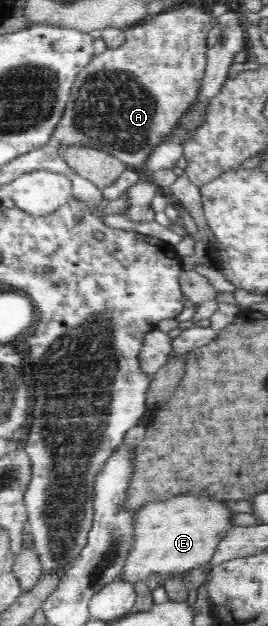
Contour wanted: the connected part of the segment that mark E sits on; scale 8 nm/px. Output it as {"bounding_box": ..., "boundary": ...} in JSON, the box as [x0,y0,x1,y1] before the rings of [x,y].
{"bounding_box":[121,494,235,584],"boundary":[[[188,494],[144,505],[134,515],[134,542],[125,559],[121,580],[134,584],[145,581],[153,573],[161,574],[167,580],[207,565],[214,557],[219,542],[235,526],[230,520],[234,513],[227,509],[226,502]]]}

